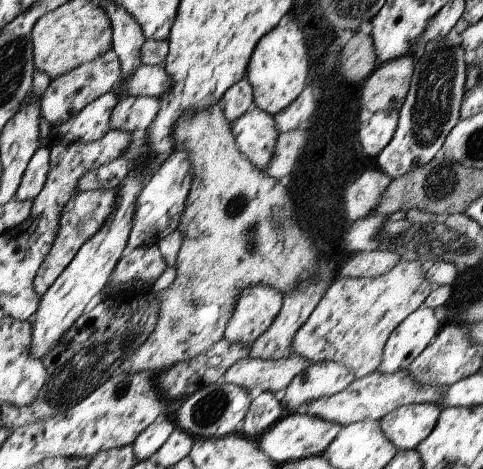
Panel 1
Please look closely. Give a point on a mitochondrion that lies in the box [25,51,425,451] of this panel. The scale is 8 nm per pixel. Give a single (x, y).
(209, 409)

